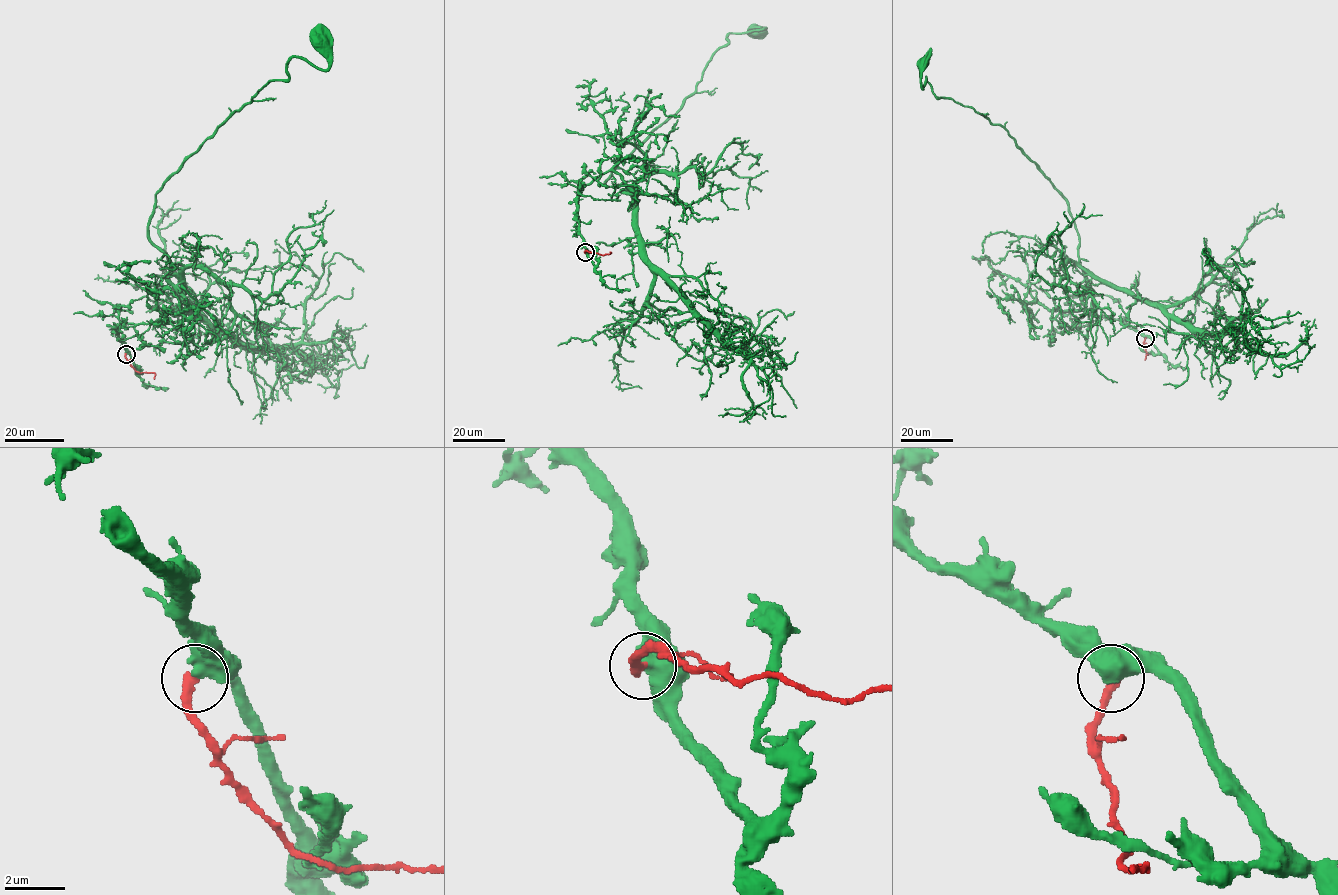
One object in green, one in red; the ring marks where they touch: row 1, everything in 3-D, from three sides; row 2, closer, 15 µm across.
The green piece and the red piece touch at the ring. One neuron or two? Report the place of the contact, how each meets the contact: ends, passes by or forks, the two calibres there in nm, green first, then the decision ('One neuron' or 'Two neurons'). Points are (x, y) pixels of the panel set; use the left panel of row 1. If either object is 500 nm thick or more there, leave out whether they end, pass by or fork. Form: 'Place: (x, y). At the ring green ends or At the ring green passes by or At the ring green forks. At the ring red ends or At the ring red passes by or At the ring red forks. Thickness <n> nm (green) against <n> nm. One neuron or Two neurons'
Place: (126, 354). Thickness 750 nm (green) against 360 nm. Two neurons

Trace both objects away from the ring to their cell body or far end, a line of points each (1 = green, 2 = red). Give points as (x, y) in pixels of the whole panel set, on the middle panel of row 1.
1: (585, 252), (576, 216), (582, 189), (615, 171), (639, 191), (605, 182), (694, 91), (729, 33), (757, 30)
2: (585, 252), (602, 255), (610, 252)

